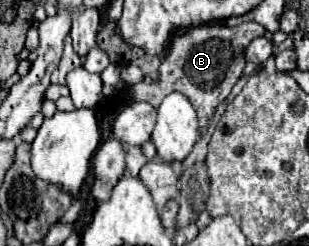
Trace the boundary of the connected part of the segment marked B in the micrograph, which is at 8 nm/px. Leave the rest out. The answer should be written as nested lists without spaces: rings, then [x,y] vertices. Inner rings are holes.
[[[243,22],[235,28],[229,28],[225,24],[191,26],[171,38],[167,56],[159,66],[157,84],[155,82],[151,82],[151,84],[141,82],[141,84],[129,86],[129,90],[133,92],[135,100],[149,102],[155,108],[169,92],[181,92],[183,96],[189,98],[189,102],[197,110],[201,134],[205,134],[207,124],[213,118],[215,108],[229,96],[231,88],[235,86],[235,82],[243,74],[245,50],[247,50],[249,42],[257,36],[263,36],[263,34],[265,34],[265,30],[261,30],[261,26],[257,26],[257,22]]]

